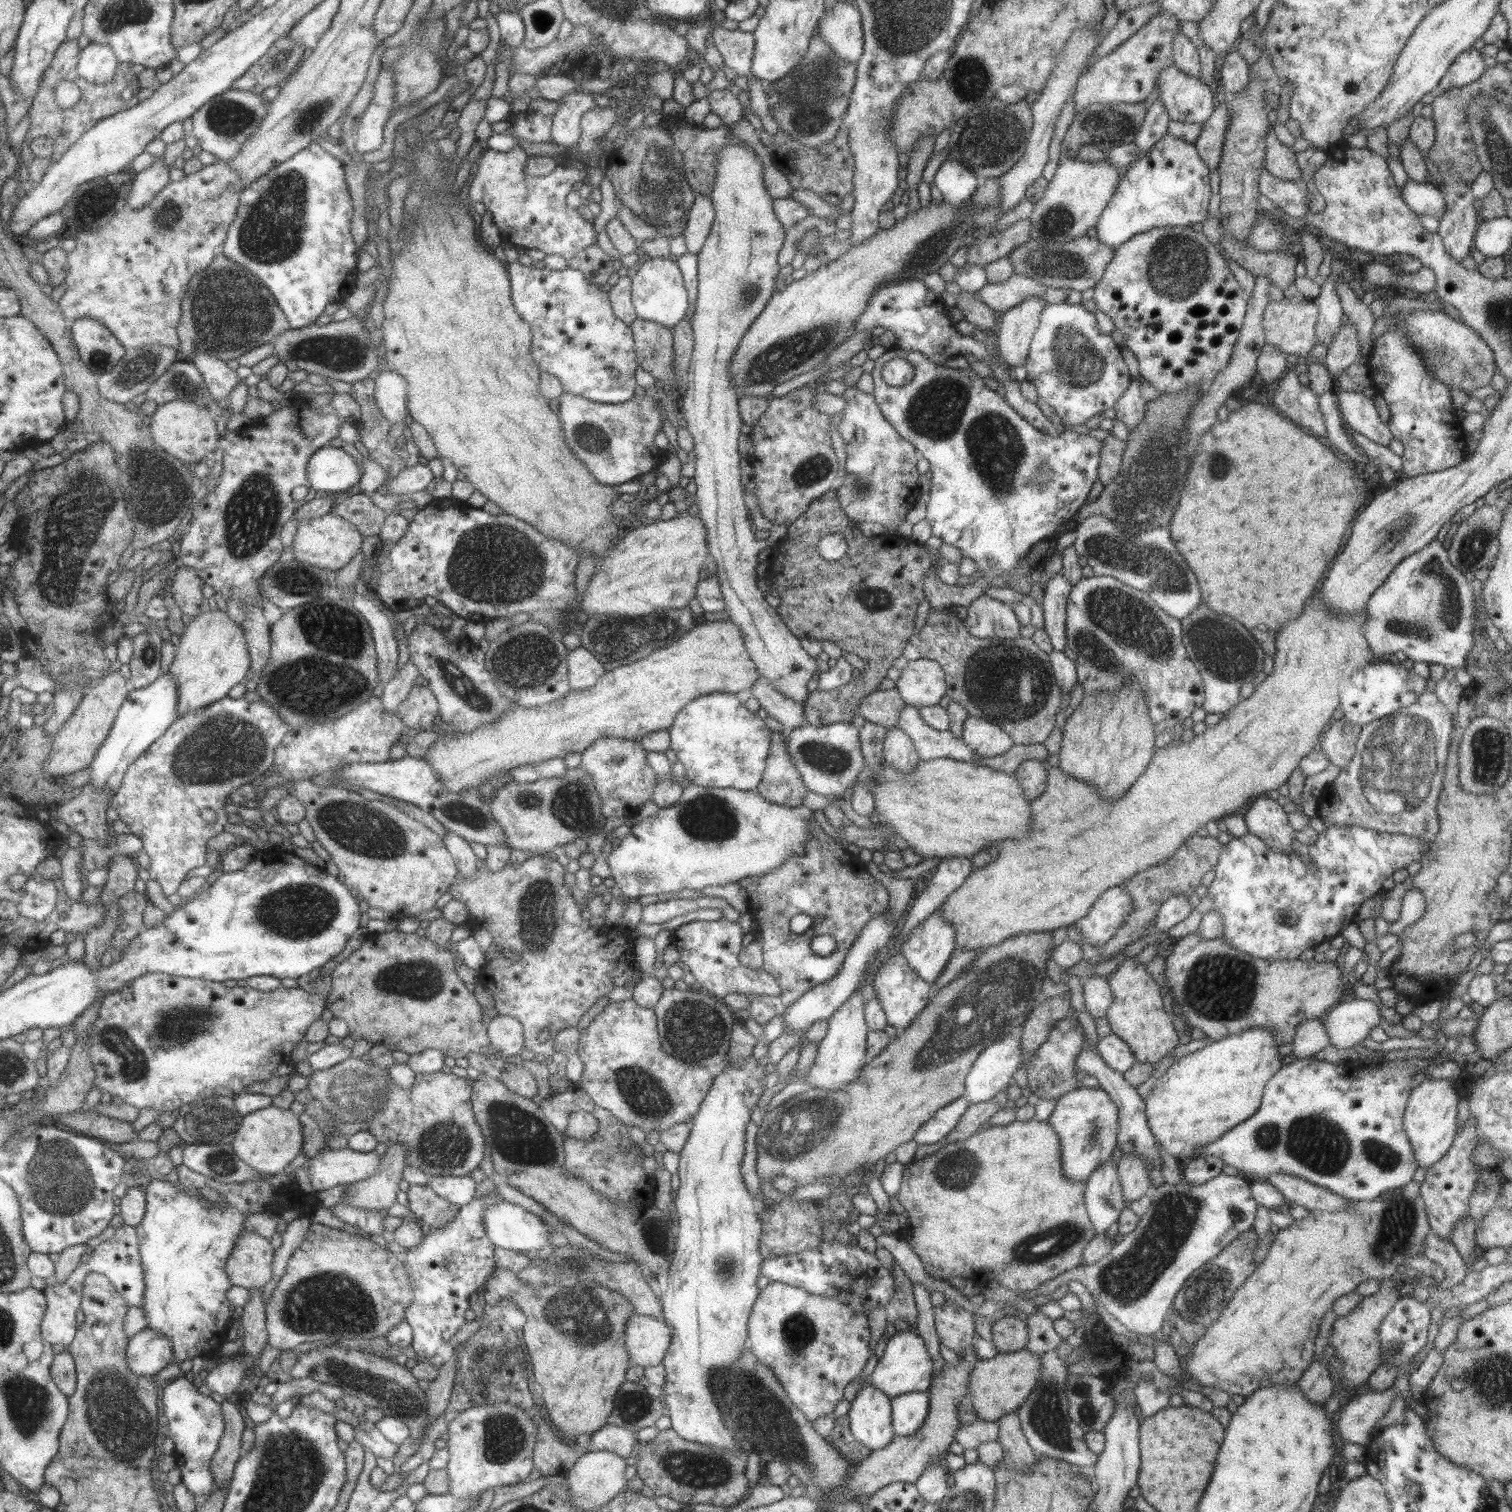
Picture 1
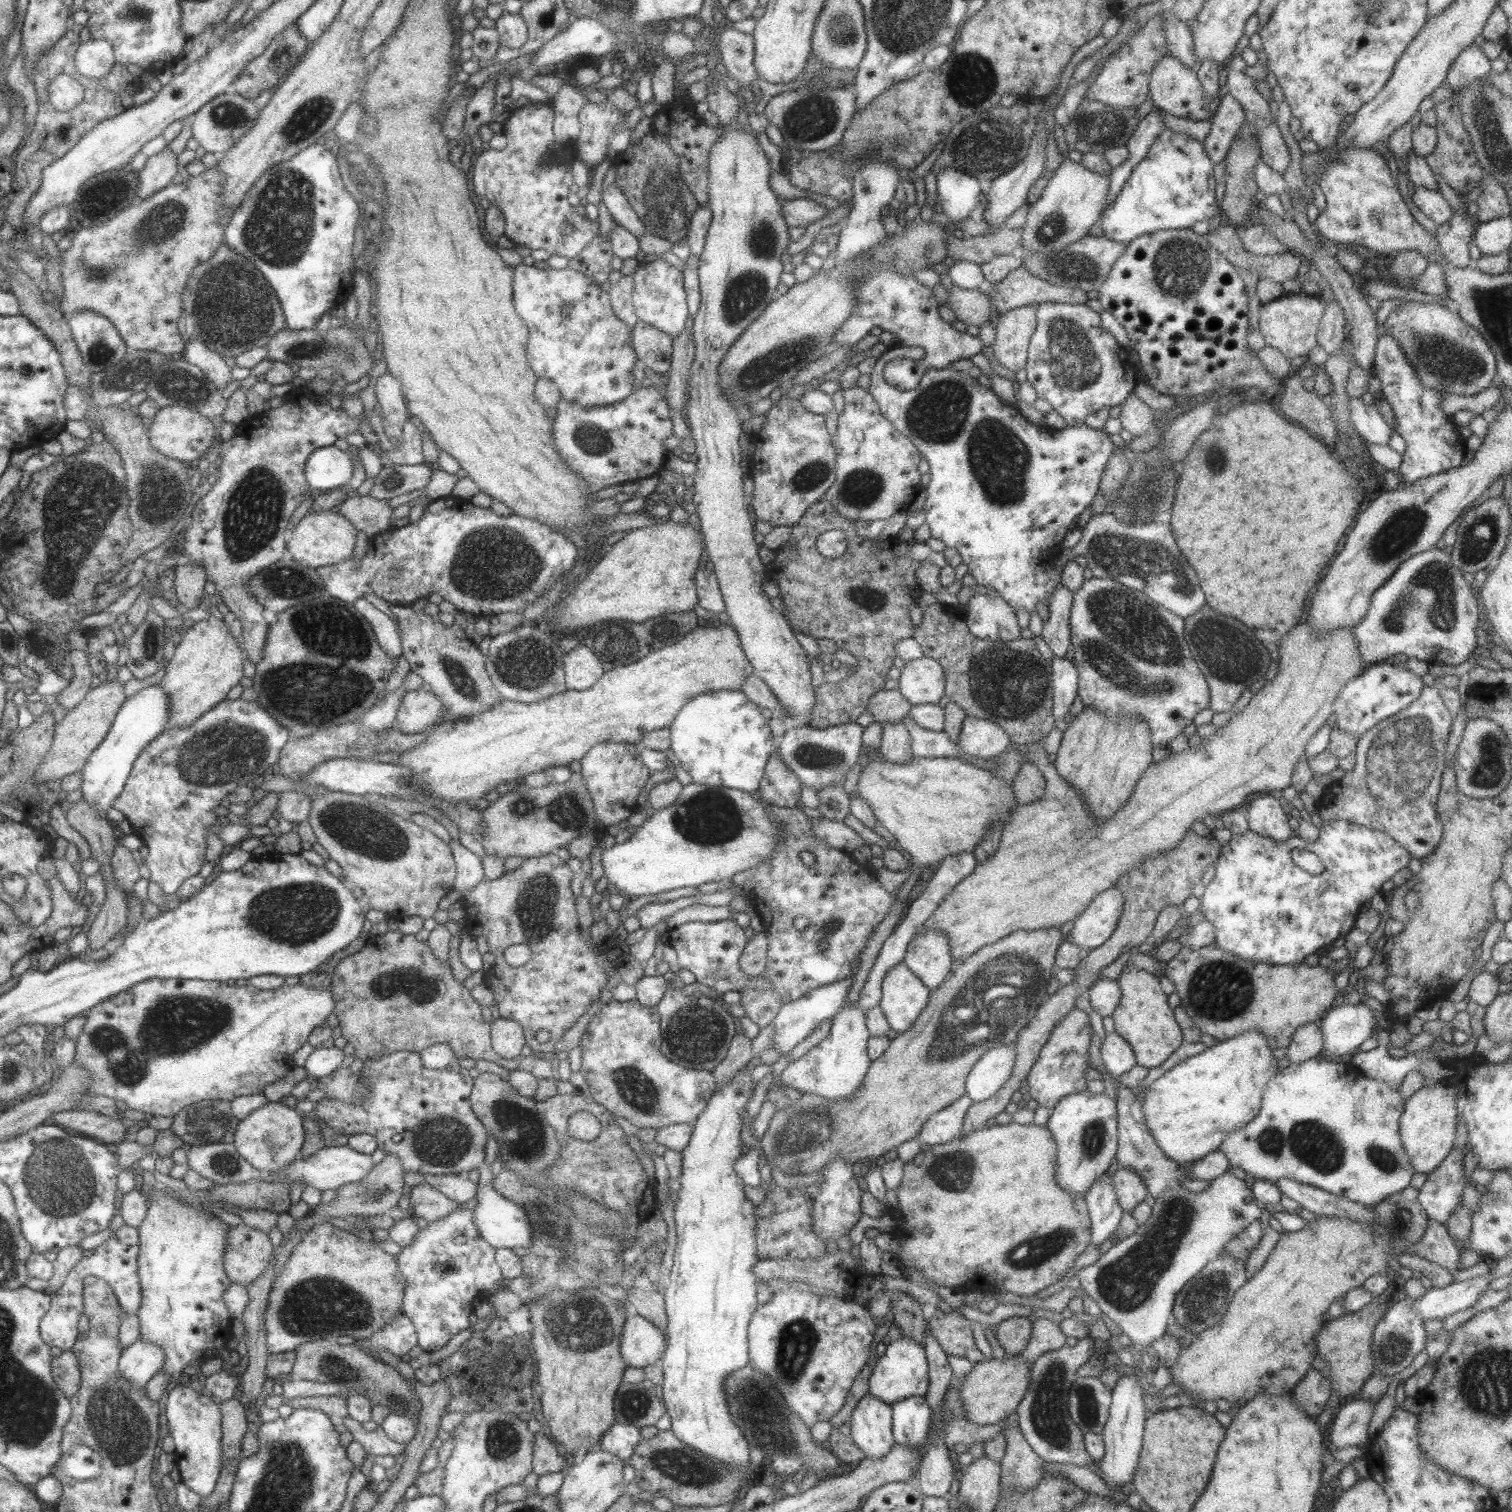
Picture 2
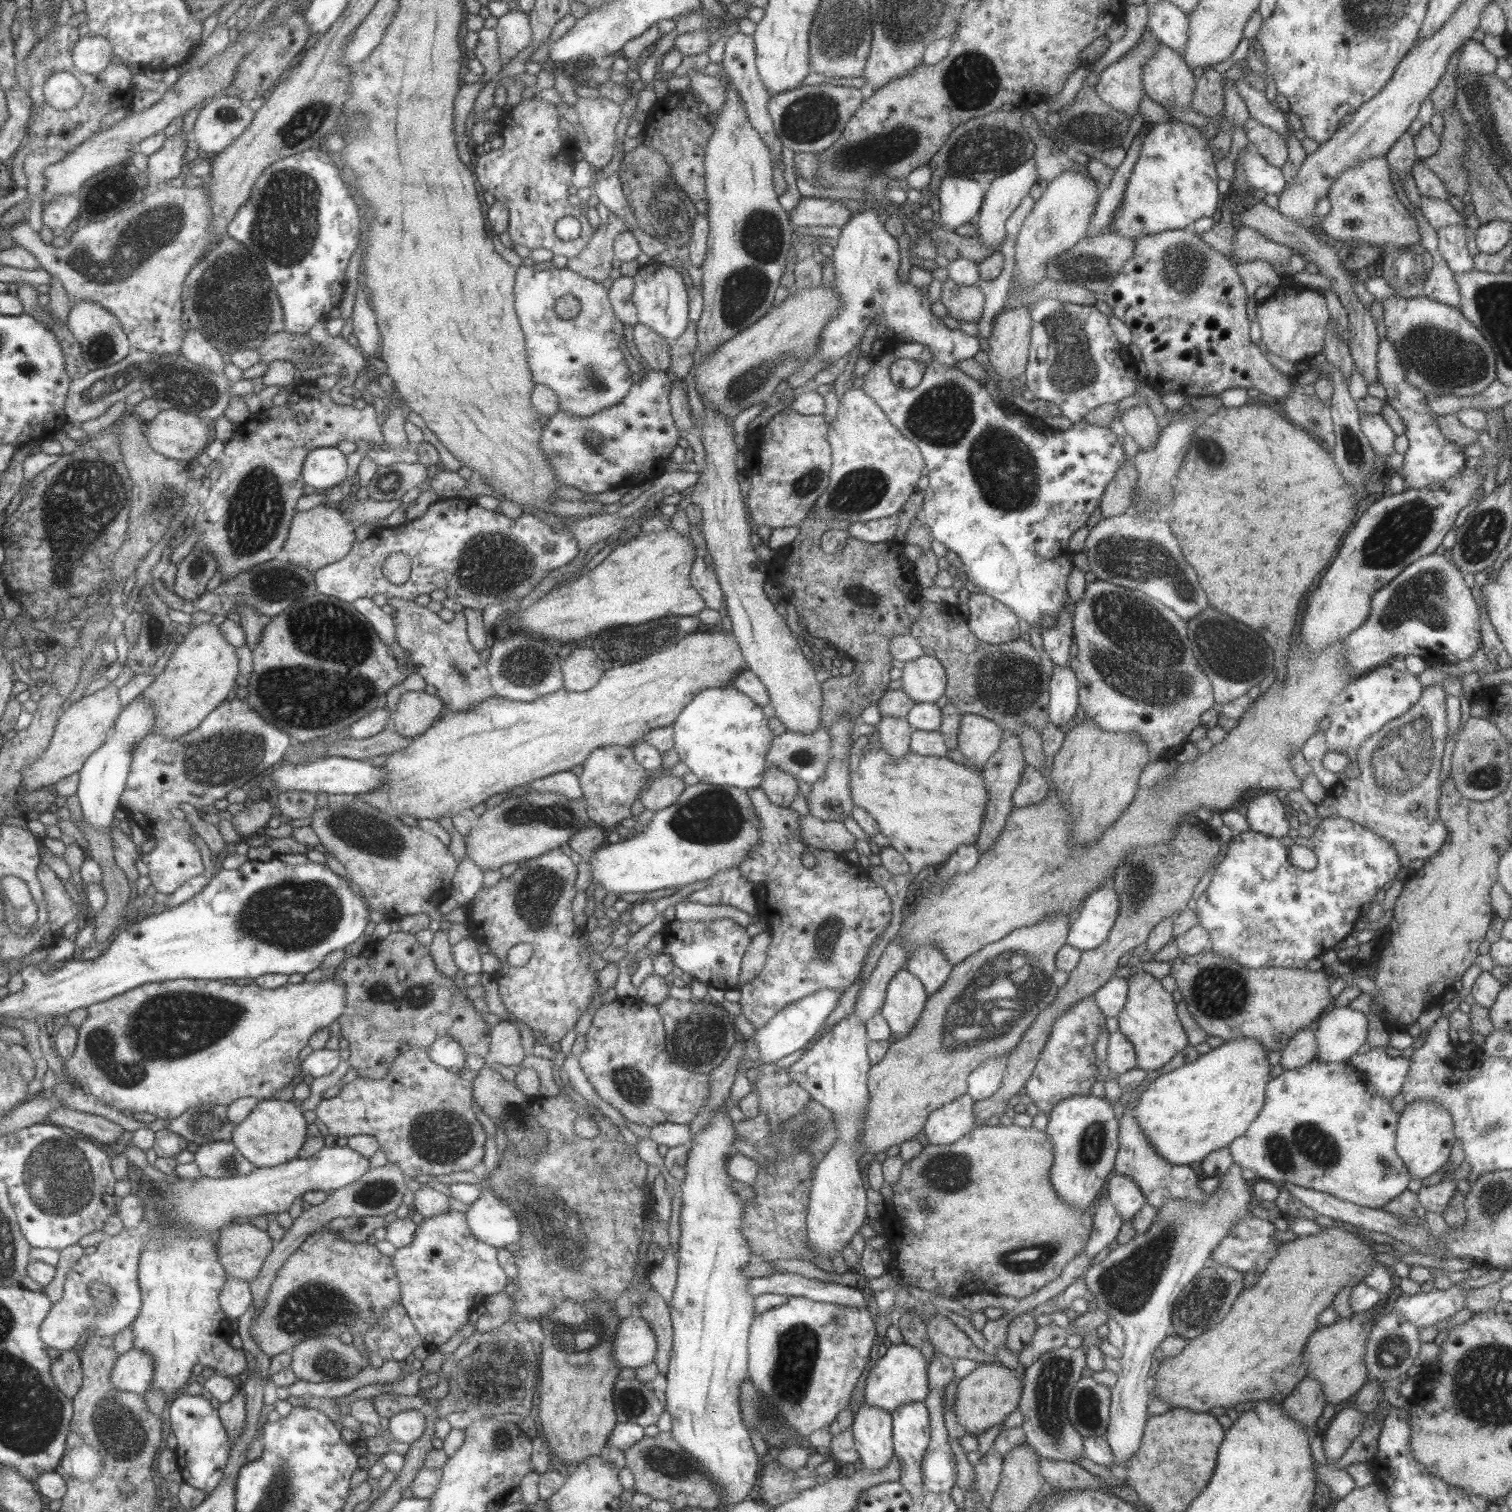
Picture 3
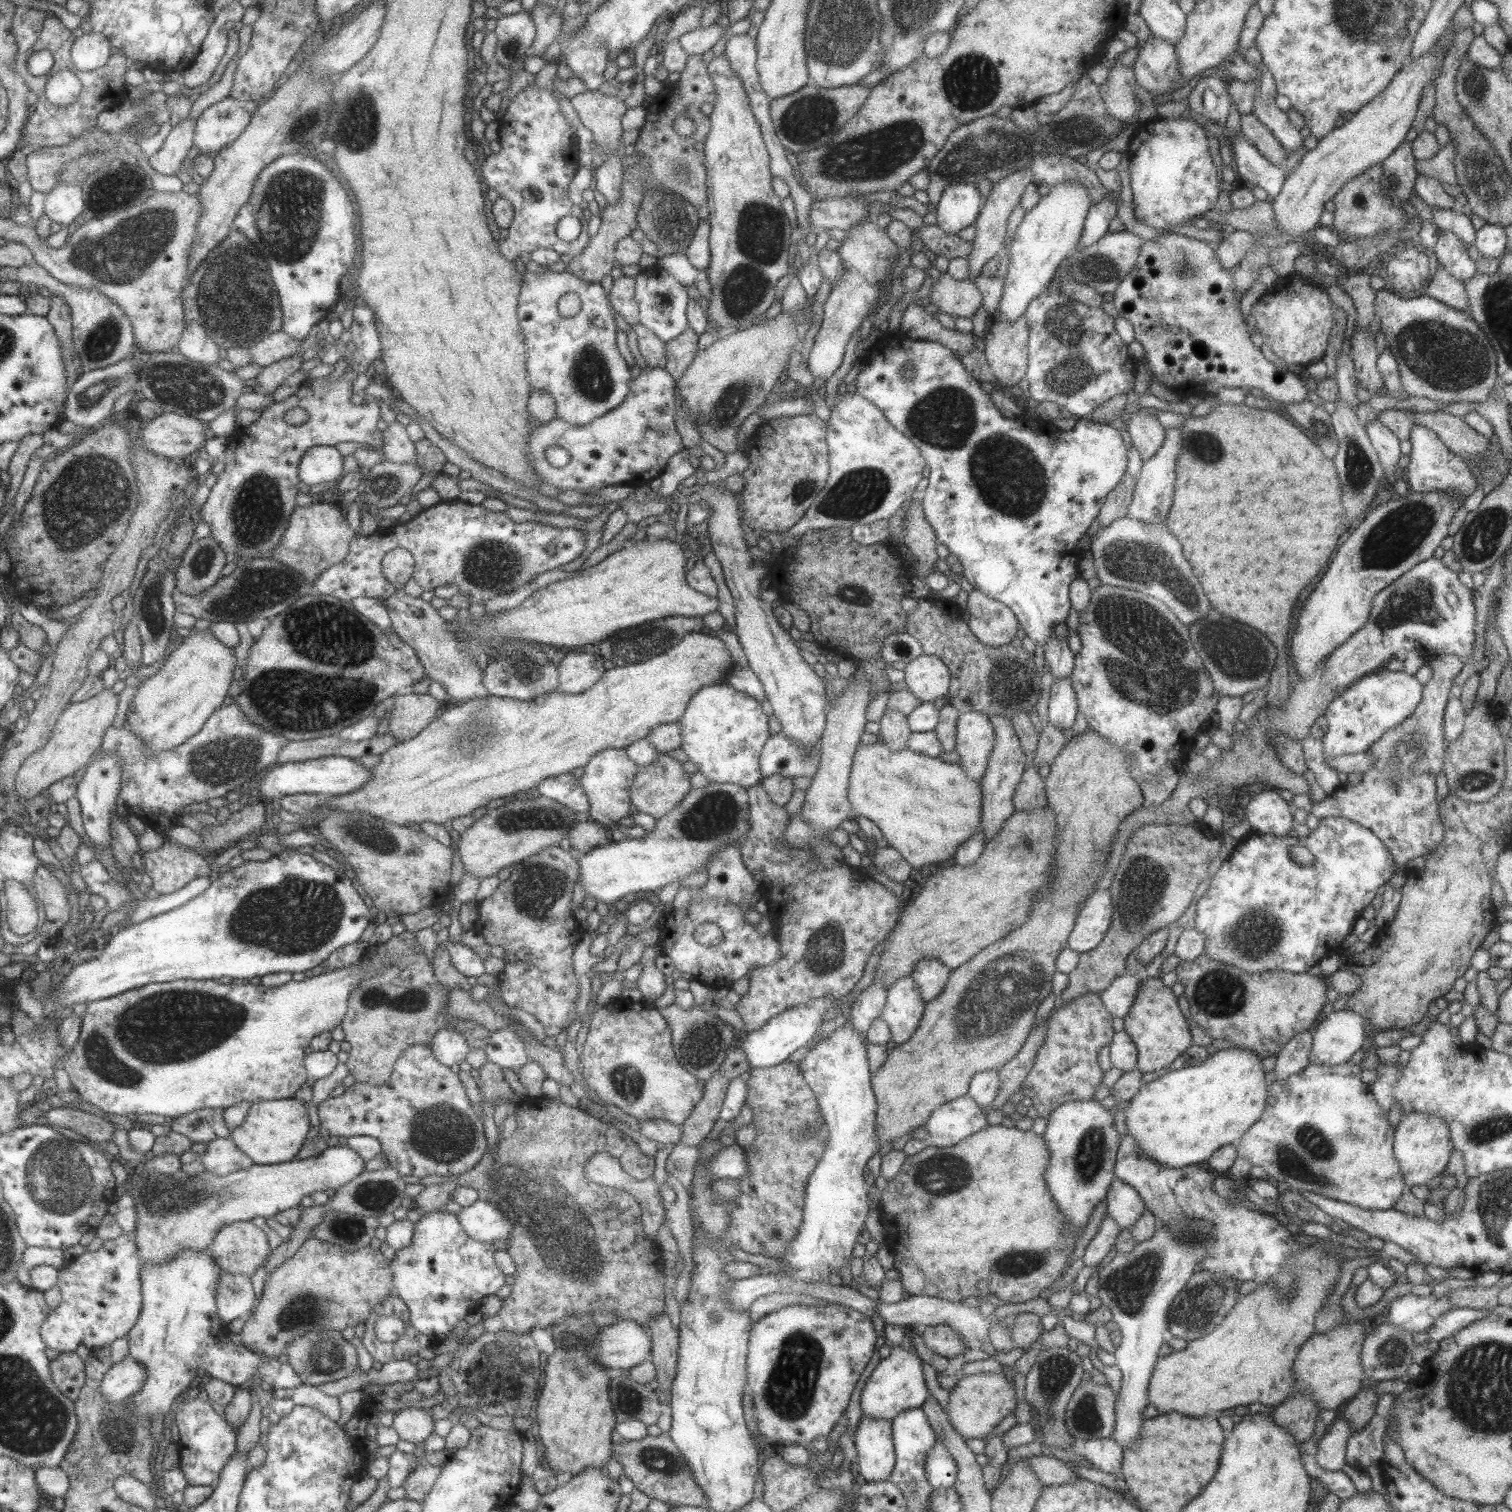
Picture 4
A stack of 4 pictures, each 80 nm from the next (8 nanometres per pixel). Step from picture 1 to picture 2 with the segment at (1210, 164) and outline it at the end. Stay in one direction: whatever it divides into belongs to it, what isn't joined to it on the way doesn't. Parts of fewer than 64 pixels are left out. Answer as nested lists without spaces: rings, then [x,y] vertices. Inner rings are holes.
[[[1228,92],[1221,97],[1215,112],[1208,118],[1209,132],[1202,140],[1204,153],[1213,164],[1219,164],[1225,158],[1230,142],[1246,115],[1242,106]]]

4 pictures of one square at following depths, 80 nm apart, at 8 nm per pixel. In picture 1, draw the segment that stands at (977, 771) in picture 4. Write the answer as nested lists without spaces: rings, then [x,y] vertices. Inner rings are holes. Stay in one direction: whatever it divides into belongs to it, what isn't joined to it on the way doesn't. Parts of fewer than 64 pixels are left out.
[[[976,716],[963,721],[961,738],[980,757],[1004,755],[1012,746],[1011,737],[1004,730]]]

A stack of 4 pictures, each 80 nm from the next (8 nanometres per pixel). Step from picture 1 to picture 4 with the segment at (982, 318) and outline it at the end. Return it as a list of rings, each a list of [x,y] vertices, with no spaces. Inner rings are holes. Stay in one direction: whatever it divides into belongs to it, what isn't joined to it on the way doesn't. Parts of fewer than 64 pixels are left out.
[[[946,273],[933,282],[928,298],[938,312],[955,319],[971,319],[982,305],[982,296],[972,281],[955,280]]]

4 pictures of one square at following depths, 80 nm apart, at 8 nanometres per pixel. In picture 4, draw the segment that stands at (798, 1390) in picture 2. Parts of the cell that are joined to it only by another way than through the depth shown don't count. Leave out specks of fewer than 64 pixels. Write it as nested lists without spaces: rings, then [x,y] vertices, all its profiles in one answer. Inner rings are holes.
[[[797,1299],[752,1323],[745,1360],[747,1390],[753,1392],[760,1434],[775,1448],[783,1444],[808,1445],[815,1436],[826,1436],[849,1404],[855,1386],[875,1350],[877,1335],[865,1314],[840,1305],[807,1306]]]

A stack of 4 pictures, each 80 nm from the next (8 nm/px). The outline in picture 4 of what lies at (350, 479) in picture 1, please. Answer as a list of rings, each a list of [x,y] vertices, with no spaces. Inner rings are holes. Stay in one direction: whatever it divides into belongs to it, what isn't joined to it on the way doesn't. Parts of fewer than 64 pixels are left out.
[[[333,446],[308,448],[298,464],[299,480],[309,486],[321,482],[335,483],[342,476],[343,457]]]

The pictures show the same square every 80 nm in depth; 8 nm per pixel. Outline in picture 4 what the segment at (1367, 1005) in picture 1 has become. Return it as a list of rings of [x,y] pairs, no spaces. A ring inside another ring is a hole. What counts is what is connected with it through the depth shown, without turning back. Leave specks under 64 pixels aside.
[[[1337,1008],[1317,1024],[1312,1034],[1309,1063],[1338,1065],[1350,1061],[1351,1056],[1362,1048],[1365,1039],[1360,1014]]]

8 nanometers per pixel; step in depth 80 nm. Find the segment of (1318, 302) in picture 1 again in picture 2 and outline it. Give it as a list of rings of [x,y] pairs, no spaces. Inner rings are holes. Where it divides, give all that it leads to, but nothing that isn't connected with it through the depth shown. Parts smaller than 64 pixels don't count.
[[[1331,300],[1329,304],[1324,304],[1316,336],[1317,345],[1328,355],[1338,353],[1343,348],[1345,344],[1343,326],[1345,323],[1344,314],[1335,300]]]

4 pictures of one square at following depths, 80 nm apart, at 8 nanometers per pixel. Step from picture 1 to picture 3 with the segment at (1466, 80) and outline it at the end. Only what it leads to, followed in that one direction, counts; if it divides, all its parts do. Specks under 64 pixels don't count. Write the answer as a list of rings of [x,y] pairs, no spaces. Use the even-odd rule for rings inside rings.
[[[1469,39],[1460,48],[1457,59],[1457,76],[1467,73],[1494,74],[1497,57],[1489,54],[1478,41]]]

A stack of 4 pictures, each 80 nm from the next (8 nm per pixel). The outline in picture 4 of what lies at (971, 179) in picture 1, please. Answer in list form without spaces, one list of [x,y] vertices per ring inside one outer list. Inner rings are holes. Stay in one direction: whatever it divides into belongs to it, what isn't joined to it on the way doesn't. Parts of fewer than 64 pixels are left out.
[[[975,182],[948,184],[936,203],[936,225],[945,232],[957,235],[962,228],[973,225],[982,203]]]

